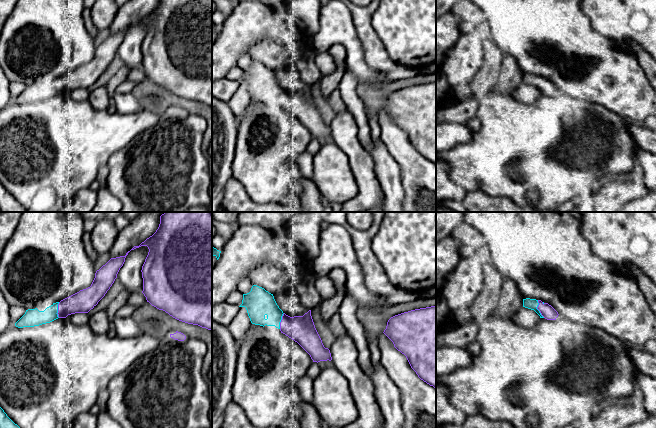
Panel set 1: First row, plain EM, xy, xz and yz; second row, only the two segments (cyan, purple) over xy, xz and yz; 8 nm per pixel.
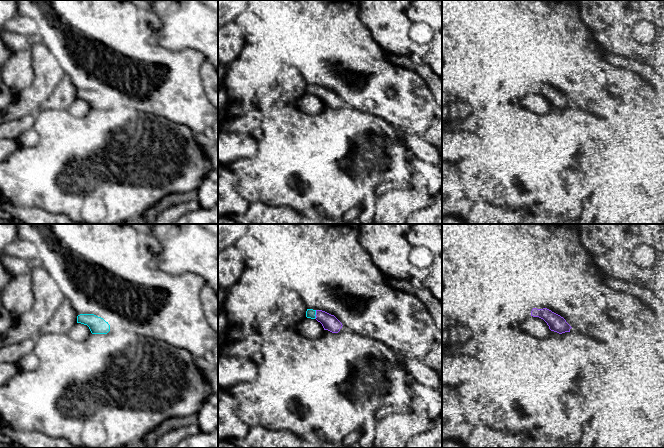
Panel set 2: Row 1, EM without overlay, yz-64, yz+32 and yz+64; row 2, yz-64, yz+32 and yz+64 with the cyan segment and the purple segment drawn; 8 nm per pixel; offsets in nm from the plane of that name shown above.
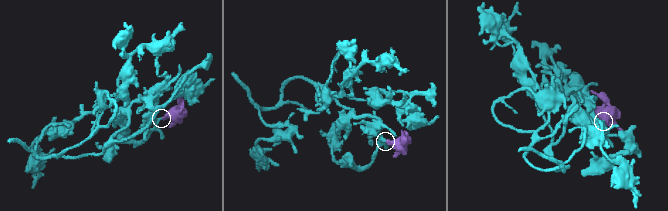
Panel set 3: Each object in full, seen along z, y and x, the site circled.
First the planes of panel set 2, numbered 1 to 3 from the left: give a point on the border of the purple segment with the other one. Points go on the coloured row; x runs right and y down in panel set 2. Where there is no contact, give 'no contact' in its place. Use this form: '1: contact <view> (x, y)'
1: no contact
2: contact yz+32 (315, 314)
3: no contact

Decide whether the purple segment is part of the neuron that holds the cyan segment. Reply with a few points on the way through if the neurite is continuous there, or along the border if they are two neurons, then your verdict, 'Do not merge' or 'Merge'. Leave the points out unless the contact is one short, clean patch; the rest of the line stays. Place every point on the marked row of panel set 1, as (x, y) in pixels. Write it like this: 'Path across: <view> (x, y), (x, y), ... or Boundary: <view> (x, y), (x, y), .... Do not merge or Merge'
Merge

